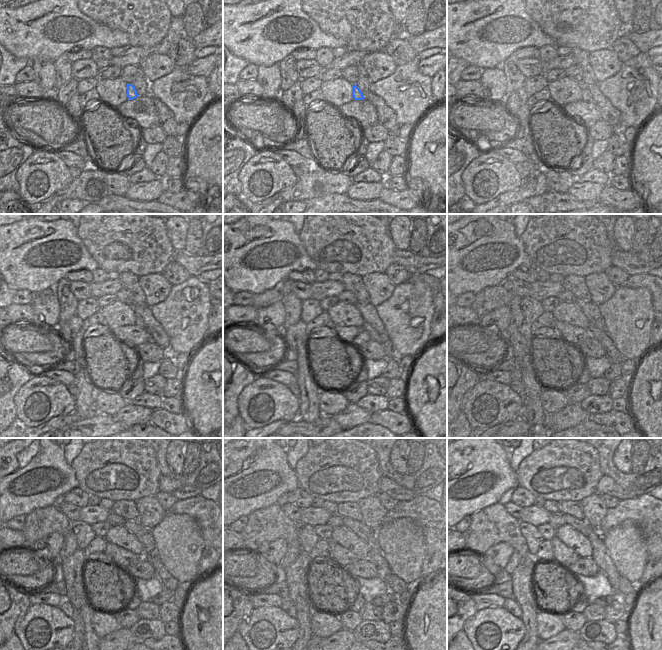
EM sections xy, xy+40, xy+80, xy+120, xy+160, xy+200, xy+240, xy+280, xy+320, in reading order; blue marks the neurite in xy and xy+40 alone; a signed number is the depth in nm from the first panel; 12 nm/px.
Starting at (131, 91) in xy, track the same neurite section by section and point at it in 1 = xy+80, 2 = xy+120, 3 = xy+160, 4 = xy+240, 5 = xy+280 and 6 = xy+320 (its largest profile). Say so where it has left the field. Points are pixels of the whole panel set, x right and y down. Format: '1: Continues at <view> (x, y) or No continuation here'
1: Continues at xy+80 (586, 96)
2: Continues at xy+120 (139, 321)
3: Continues at xy+160 (386, 344)
4: Continues at xy+240 (168, 581)
5: Continues at xy+280 (396, 585)
6: Continues at xy+320 (625, 587).

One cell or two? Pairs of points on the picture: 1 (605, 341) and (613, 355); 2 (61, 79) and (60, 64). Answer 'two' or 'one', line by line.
1: one
2: one

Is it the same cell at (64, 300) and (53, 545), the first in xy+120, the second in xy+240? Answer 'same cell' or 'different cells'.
different cells

